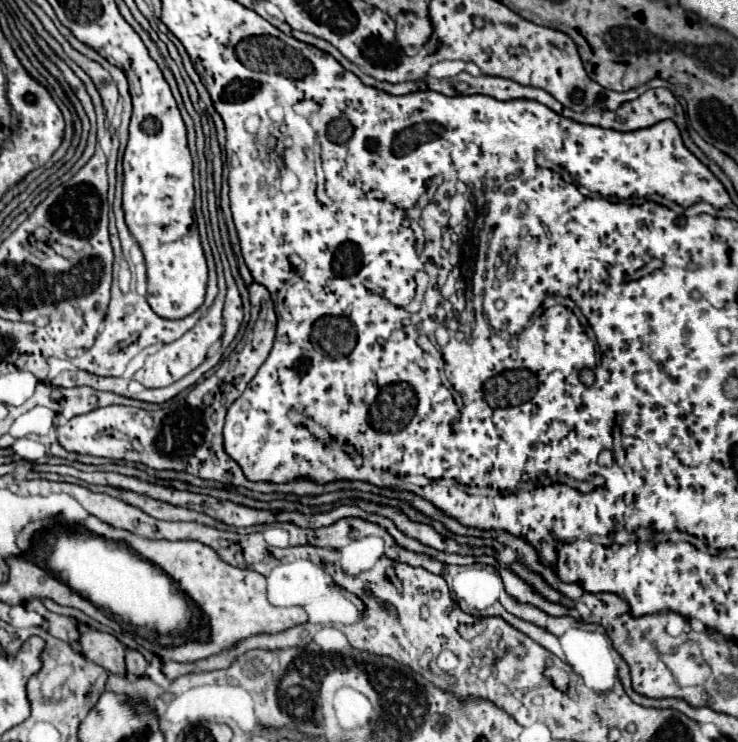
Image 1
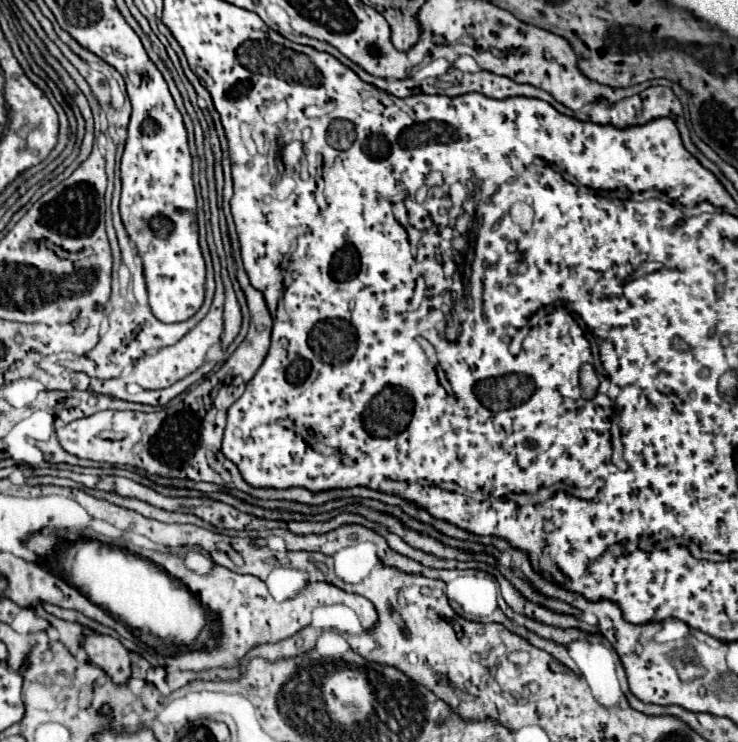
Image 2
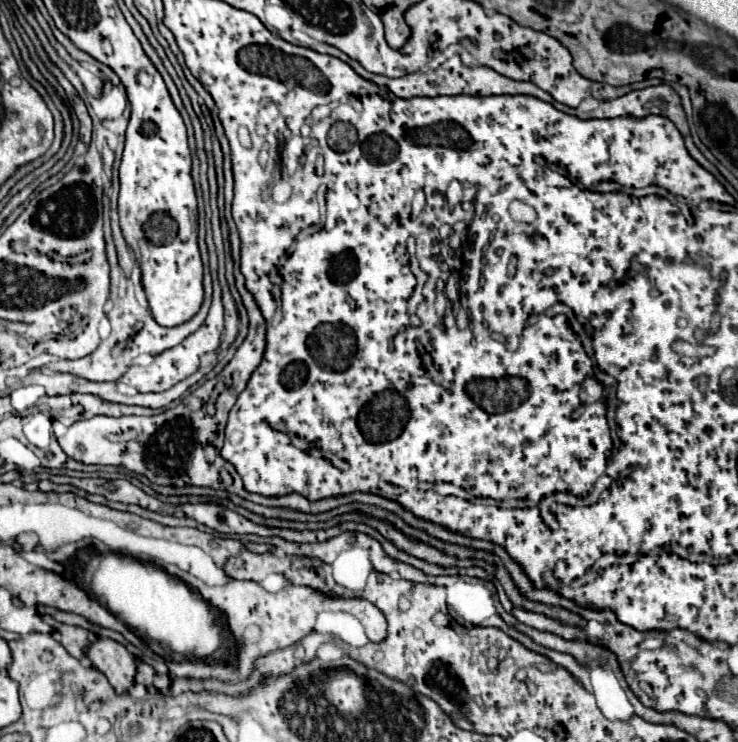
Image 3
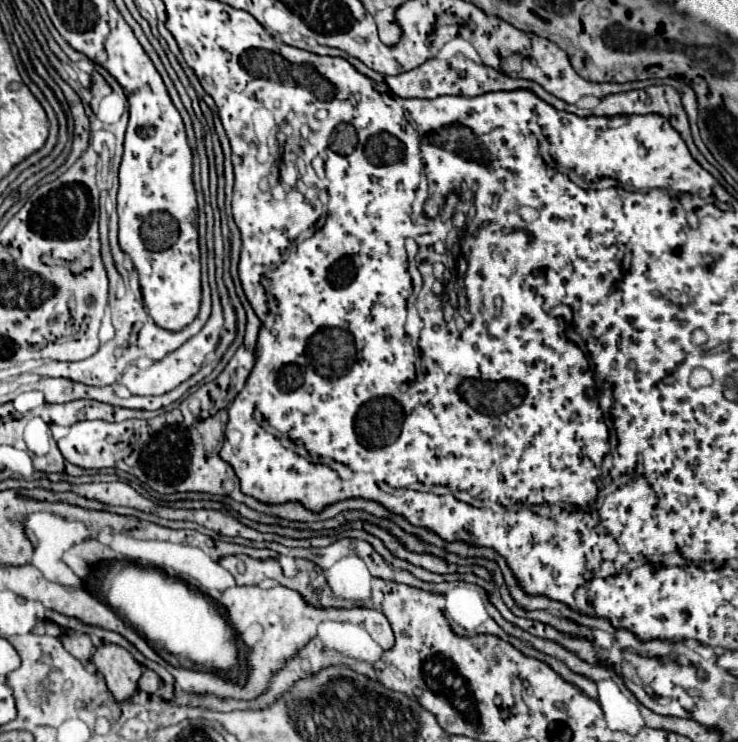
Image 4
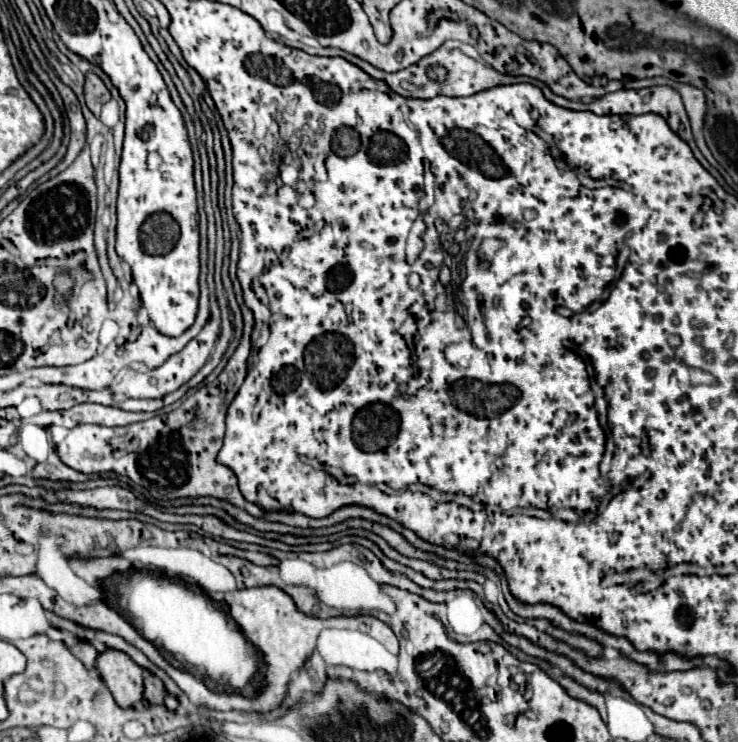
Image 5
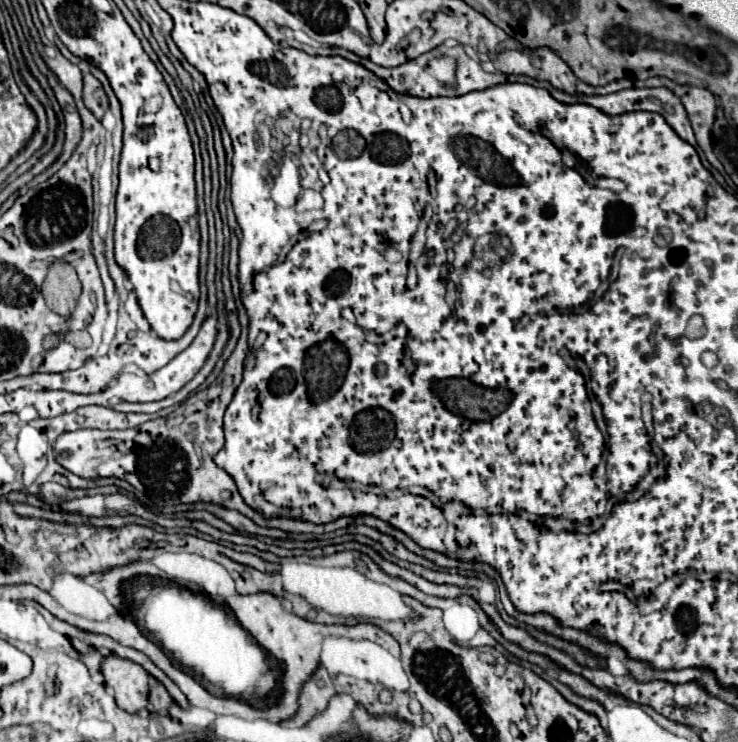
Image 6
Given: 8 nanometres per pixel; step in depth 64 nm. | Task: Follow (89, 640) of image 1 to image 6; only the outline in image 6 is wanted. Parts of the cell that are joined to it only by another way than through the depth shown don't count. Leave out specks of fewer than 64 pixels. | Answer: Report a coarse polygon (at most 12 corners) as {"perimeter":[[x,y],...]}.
{"perimeter":[[110,654],[100,672],[122,710],[148,706],[150,674]]}

